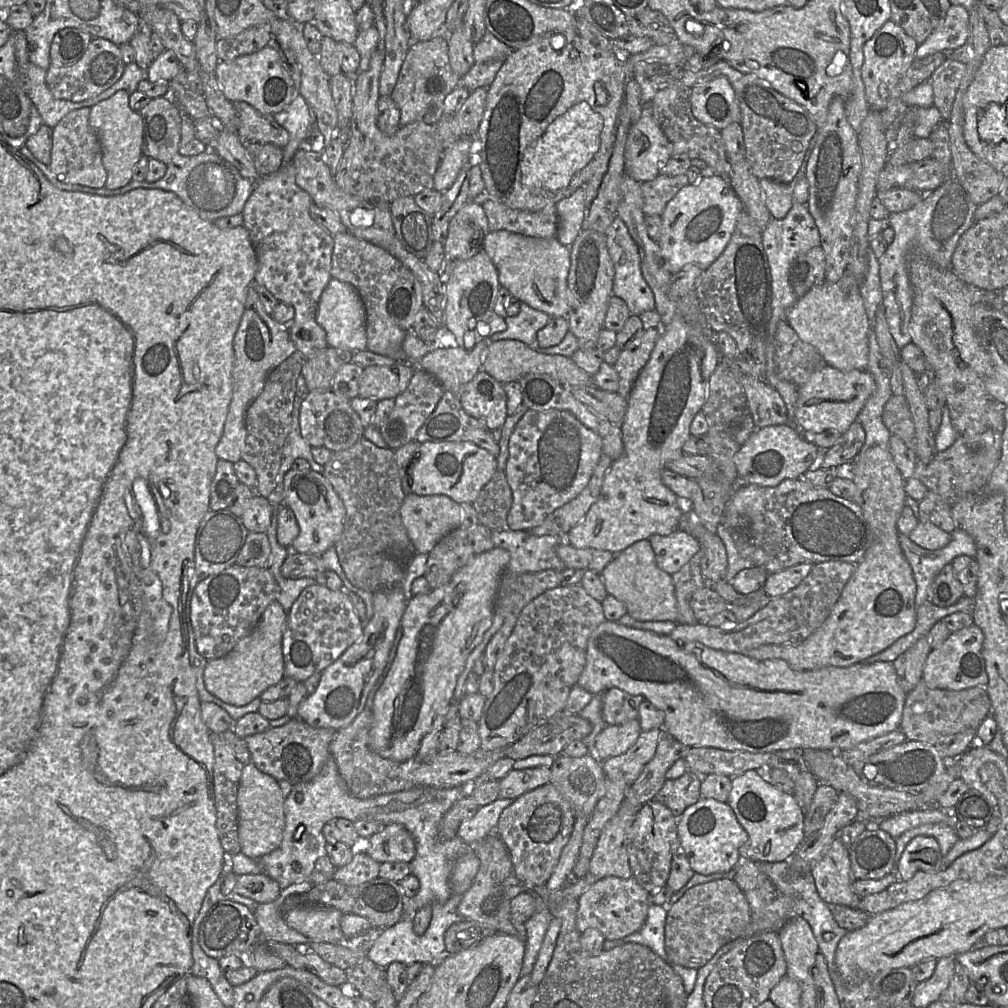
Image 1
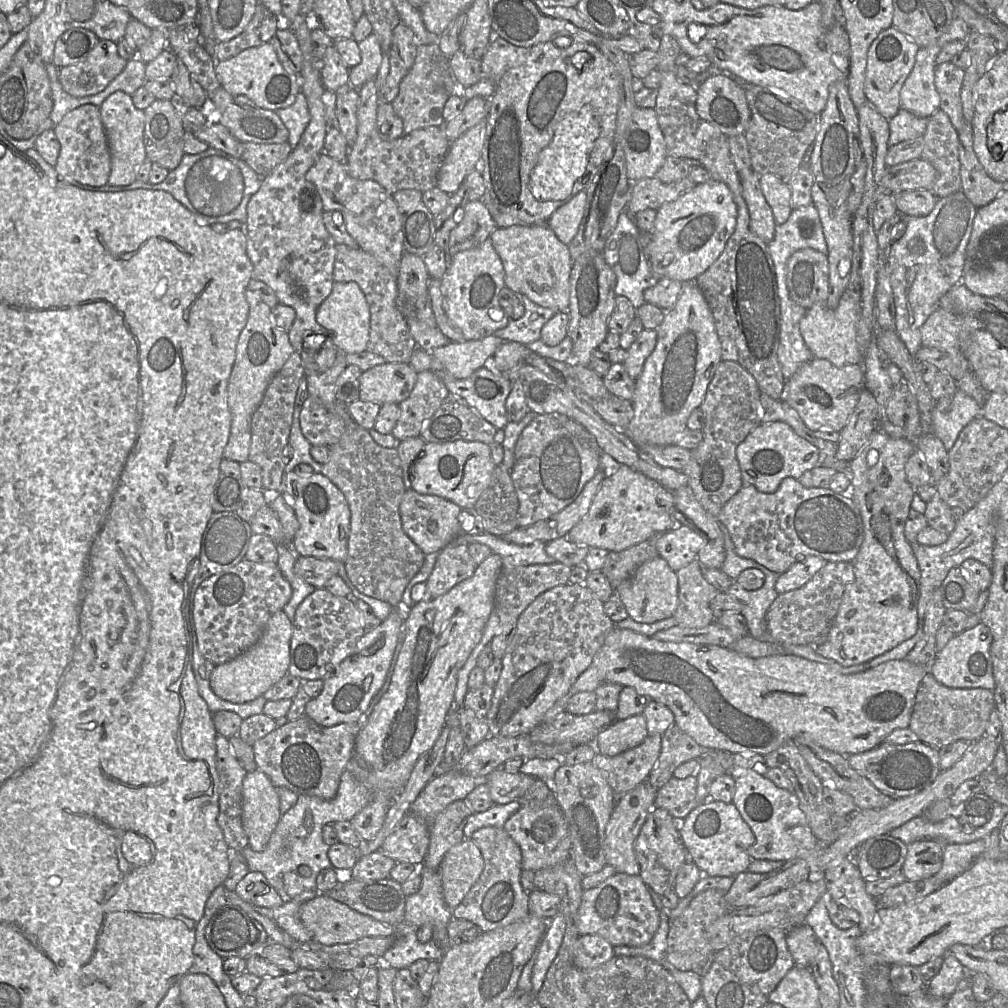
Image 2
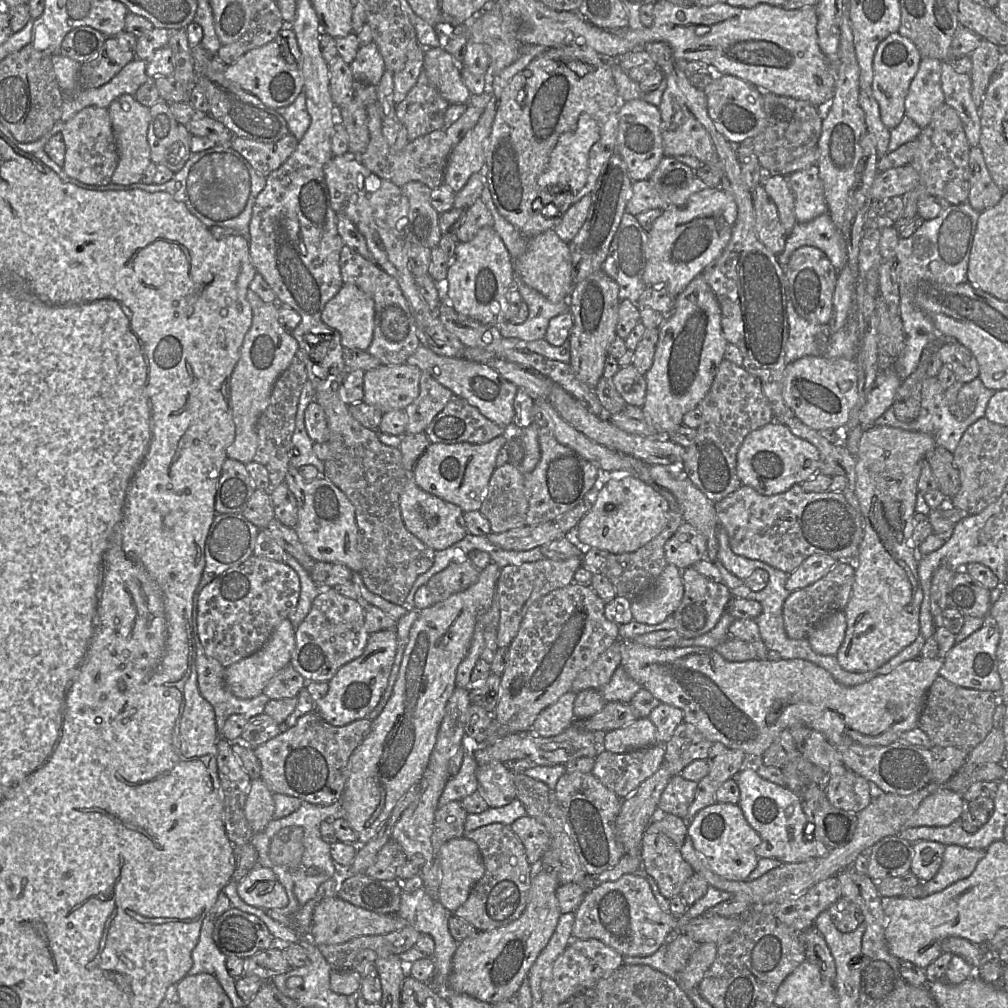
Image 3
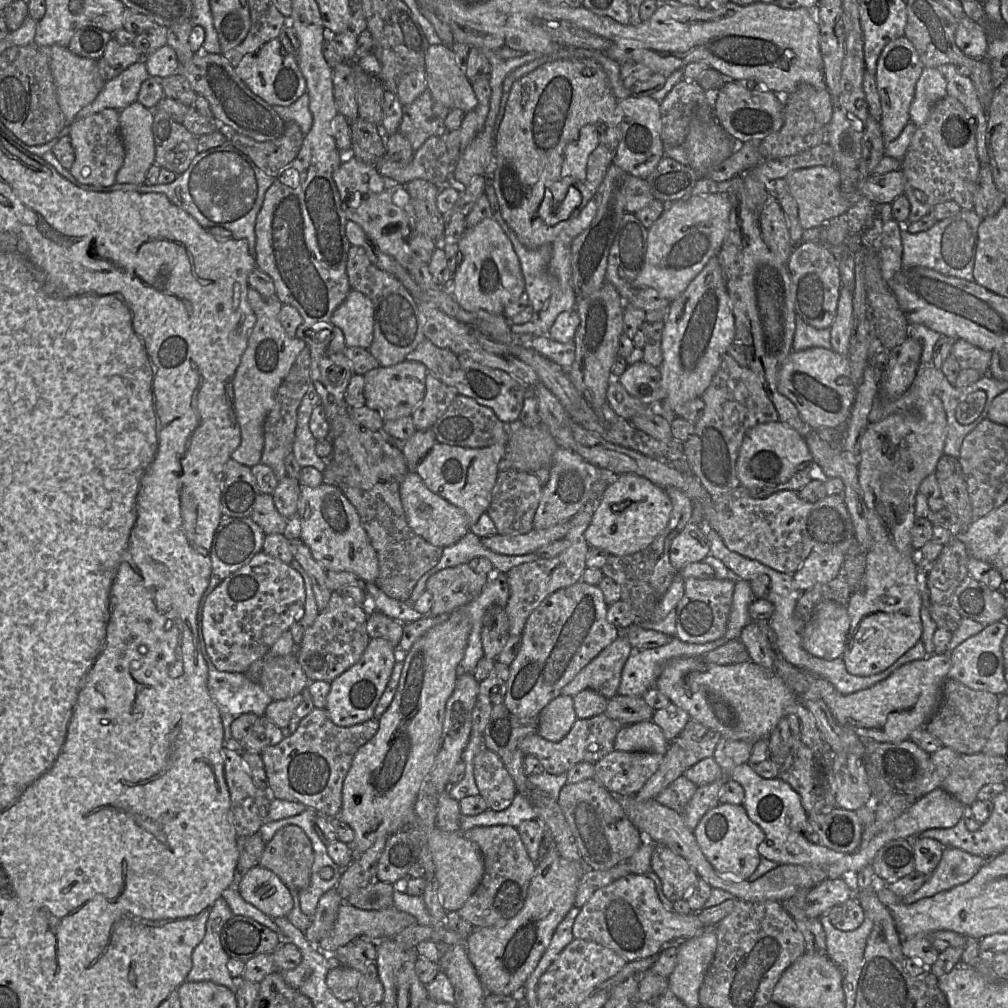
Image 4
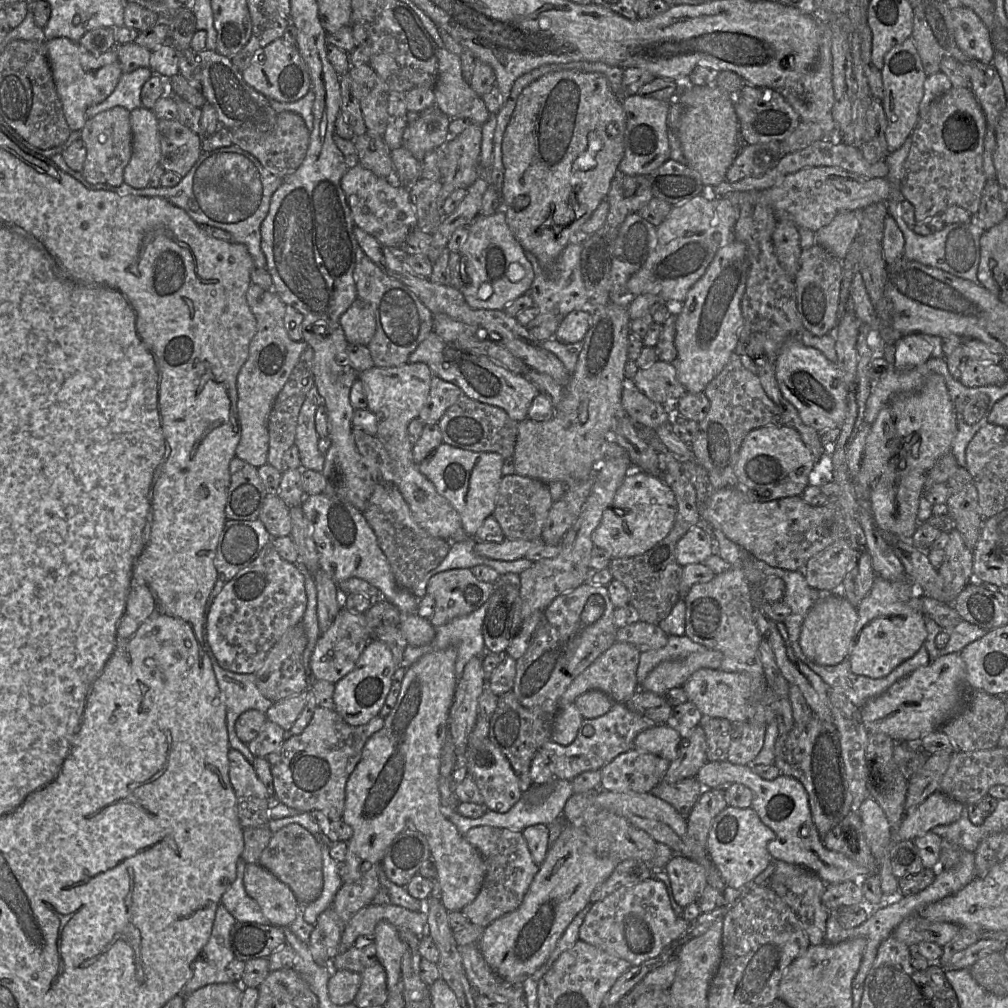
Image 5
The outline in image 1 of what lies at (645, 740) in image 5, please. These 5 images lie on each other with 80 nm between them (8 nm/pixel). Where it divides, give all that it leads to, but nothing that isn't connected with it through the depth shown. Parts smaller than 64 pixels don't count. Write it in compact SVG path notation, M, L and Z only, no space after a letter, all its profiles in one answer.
M638 718L622 725L606 725L596 739L598 760L604 761L624 754L636 743L641 733Z

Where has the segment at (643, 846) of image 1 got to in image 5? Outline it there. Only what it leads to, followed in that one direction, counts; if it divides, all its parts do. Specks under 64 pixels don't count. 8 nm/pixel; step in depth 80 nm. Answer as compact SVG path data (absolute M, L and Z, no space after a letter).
M674 854L665 865L664 871L669 877L675 901L683 908L696 902L708 885L704 867L680 855Z

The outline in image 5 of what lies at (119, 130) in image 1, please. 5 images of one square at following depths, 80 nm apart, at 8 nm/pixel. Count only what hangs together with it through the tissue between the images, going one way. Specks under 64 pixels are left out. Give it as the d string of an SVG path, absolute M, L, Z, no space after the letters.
M139 107L130 112L132 156L124 169L123 179L133 188L149 187L152 173L160 164L158 120L151 109Z

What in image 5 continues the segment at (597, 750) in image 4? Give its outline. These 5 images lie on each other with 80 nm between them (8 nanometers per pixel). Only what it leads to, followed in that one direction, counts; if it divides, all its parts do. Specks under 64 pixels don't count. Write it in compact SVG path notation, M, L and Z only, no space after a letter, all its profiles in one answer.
M614 703L613 708L603 716L594 719L583 719L575 740L569 745L560 745L552 741L546 742L540 750L550 759L550 769L556 779L571 781L586 771L600 771L618 755L634 749L635 738L644 730L657 723L636 712L629 710L624 703Z

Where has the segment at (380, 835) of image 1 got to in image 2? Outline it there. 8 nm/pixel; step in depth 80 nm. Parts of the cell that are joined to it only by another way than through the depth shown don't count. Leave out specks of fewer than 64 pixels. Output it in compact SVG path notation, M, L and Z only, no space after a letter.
M412 813L406 814L379 848L383 855L398 862L424 865L430 843L430 827Z

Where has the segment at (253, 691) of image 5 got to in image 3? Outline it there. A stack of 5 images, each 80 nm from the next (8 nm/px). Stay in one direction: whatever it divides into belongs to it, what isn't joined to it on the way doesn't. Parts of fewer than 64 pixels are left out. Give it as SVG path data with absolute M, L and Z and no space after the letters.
M199 641L196 644L195 665L200 694L213 707L219 737L225 721L233 714L240 714L250 719L264 713L265 705L270 700L264 693L252 699L239 699L226 687L225 668L214 658L205 654Z

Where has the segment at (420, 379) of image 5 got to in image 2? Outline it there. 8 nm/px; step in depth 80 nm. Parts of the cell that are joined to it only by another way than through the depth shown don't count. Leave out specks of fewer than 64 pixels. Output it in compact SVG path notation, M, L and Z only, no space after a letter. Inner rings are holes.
M408 363L376 365L361 374L359 399L379 405L399 404L413 390L417 373ZM408 488L400 503L402 527L409 538L427 555L440 552L463 534L459 516L462 508L456 503L436 495L419 494Z

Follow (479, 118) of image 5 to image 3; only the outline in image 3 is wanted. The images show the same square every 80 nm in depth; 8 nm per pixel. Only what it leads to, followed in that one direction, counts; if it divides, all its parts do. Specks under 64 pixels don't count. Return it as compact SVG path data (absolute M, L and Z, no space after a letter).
M441 47L426 48L423 70L449 104L468 104L471 93L463 83L459 64Z

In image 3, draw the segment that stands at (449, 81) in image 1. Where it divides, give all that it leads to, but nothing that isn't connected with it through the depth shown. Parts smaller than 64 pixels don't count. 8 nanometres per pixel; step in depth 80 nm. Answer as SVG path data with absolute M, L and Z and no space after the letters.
M424 70L420 73L416 84L410 89L405 98L395 105L396 118L405 127L408 141L428 134L434 130L444 129L444 114L449 103L430 83Z

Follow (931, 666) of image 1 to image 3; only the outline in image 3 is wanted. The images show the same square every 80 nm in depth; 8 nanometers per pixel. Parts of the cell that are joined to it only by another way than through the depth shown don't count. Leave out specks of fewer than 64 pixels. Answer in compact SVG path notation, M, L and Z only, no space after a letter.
M990 619L960 643L956 643L943 658L943 665L938 676L948 682L967 689L984 690L998 694L1002 683L997 670L996 650L1000 639L997 625Z

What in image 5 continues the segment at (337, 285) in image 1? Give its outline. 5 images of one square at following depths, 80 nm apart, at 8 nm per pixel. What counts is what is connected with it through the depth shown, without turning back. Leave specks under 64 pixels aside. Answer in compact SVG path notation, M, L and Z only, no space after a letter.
M357 298L340 317L340 325L348 344L368 345L376 329L370 306Z

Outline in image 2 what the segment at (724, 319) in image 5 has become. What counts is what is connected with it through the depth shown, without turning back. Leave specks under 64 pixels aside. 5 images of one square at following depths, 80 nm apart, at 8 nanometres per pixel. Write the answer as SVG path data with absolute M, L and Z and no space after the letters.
M696 282L683 283L676 304L665 312L657 333L656 346L636 379L631 399L634 416L625 430L638 448L674 444L676 435L687 428L692 411L704 401L708 386L722 361L721 338Z

